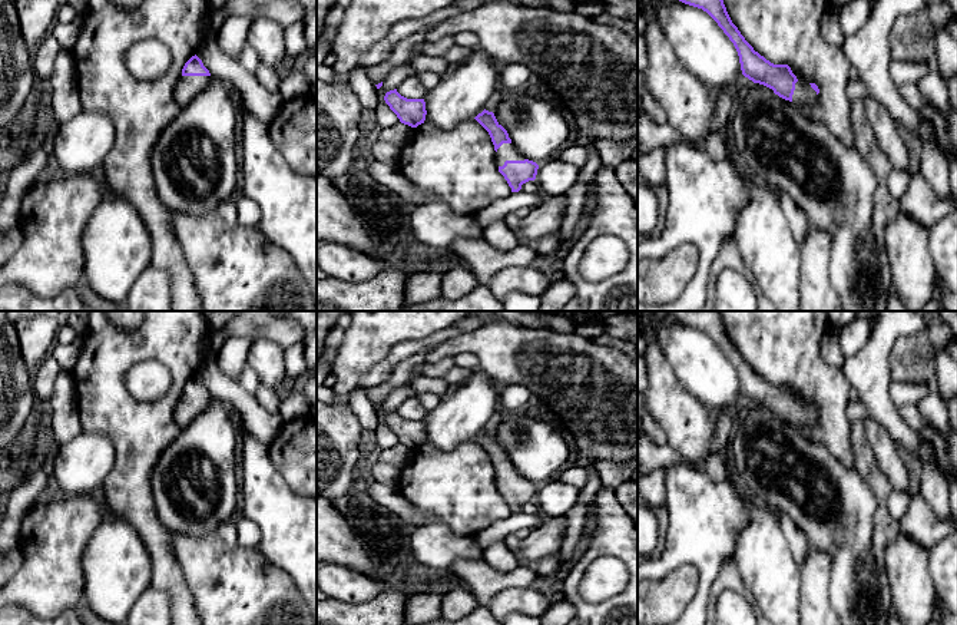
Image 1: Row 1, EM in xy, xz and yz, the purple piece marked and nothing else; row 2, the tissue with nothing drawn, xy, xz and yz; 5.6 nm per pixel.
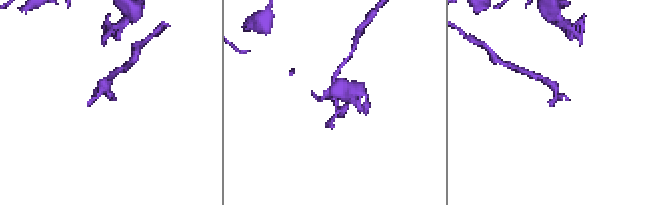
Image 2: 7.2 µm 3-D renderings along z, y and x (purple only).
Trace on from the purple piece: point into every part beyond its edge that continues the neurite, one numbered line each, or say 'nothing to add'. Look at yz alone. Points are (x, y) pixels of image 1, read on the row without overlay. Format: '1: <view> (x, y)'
1: yz (804, 414)

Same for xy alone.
1: xy (188, 407)

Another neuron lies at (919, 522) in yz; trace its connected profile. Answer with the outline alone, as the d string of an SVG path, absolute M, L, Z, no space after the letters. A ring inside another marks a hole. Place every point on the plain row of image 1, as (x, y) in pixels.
M920 492L910 493L908 507L898 525L900 532L917 542L924 550L937 546L957 530L954 516L947 520L938 519Z

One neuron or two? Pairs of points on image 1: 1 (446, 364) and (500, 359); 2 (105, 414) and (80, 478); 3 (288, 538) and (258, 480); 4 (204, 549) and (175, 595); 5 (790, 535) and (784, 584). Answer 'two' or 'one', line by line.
1: two
2: two
3: one
4: two
5: two

